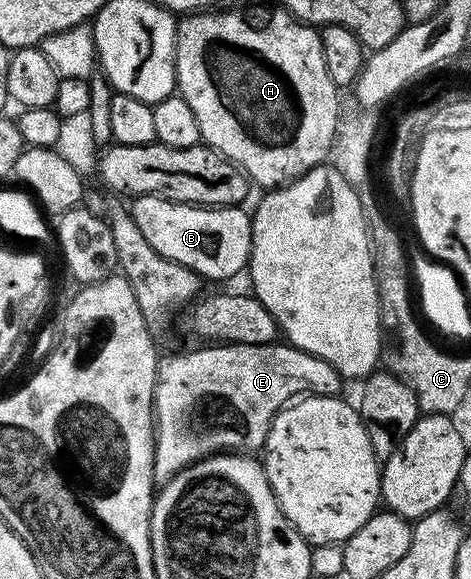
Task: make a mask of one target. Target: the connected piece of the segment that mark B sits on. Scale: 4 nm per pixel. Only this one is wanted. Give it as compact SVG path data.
M140 195L129 204L130 216L136 221L140 233L144 233L144 241L160 253L160 257L168 257L196 274L203 280L230 279L247 270L252 249L252 219L242 212L241 206L236 207L203 207L192 203L174 203L170 199L162 199L159 195Z

